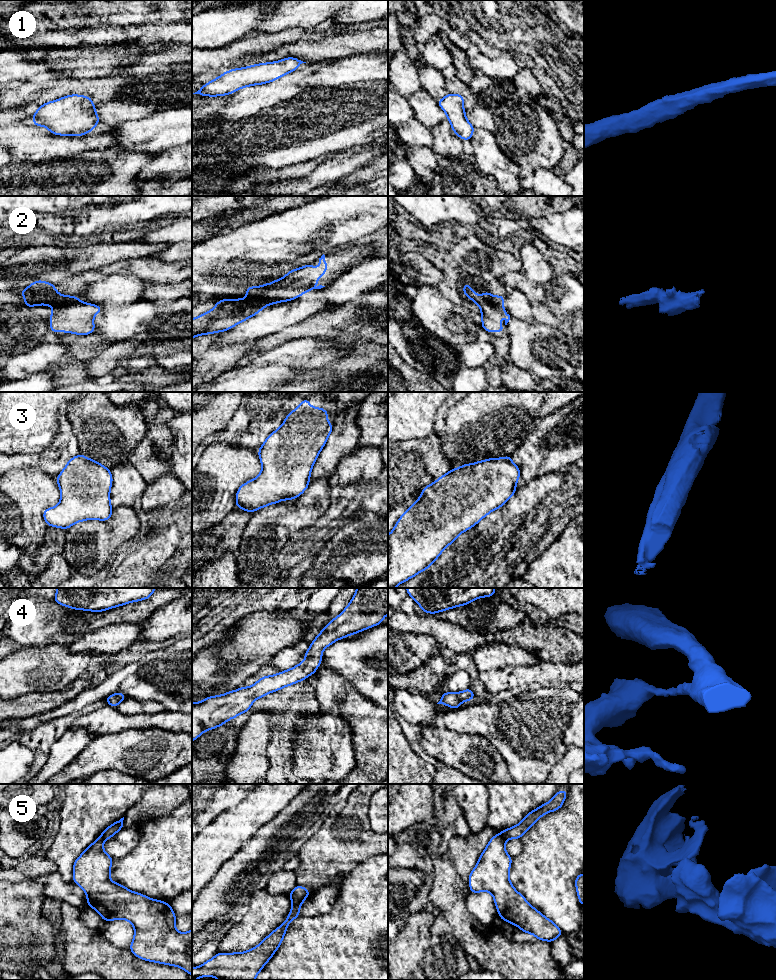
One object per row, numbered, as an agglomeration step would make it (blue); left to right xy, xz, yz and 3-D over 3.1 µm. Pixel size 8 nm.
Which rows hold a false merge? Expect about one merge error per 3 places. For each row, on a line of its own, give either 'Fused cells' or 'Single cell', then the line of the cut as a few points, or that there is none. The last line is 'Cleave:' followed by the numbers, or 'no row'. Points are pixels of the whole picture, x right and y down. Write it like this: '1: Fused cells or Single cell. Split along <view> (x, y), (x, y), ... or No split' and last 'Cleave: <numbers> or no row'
1: Single cell. No split
2: Fused cells. Split along xy (76, 297), (72, 302), (52, 306)
3: Single cell. No split
4: Single cell. No split
5: Fused cells. Split along xz (302, 901), (293, 905)
Cleave: 2, 5

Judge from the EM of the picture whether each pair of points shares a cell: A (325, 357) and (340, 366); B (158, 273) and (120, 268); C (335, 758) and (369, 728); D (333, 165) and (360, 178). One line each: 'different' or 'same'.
A: different
B: same
C: different
D: different

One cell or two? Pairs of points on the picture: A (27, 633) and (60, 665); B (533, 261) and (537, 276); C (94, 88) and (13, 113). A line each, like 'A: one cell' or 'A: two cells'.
A: two cells
B: one cell
C: two cells

